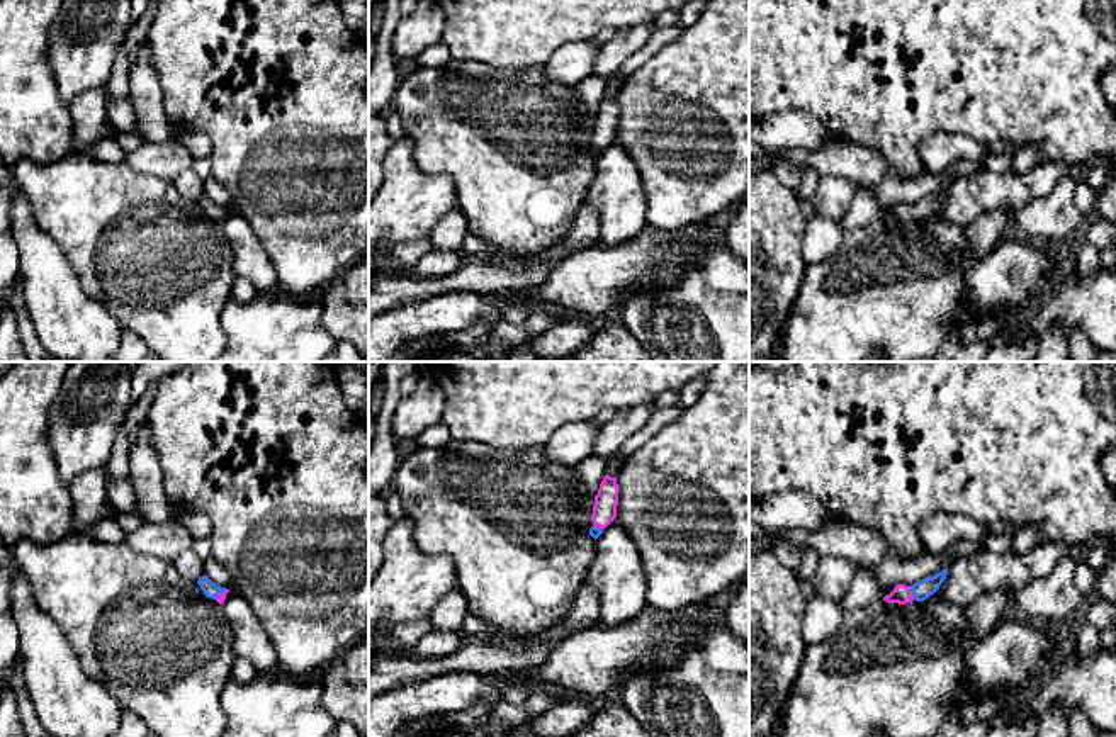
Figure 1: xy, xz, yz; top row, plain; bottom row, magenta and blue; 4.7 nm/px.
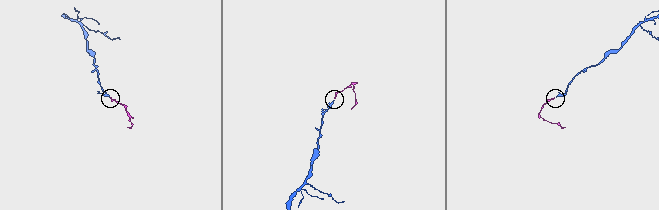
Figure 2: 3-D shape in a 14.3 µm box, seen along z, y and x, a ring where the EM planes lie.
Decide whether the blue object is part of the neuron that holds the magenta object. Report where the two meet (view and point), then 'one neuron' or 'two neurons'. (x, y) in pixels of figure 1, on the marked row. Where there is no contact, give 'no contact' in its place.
meets magenta in yz at (911, 593); one neuron

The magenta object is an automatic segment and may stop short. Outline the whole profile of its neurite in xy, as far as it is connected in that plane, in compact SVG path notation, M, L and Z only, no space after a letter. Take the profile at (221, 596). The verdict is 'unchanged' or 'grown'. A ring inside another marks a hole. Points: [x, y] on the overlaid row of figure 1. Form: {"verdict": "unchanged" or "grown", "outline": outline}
{"verdict": "grown", "outline": "M202 576L197 584L200 586L200 589L204 591L204 594L211 599L216 599L219 605L224 603L226 594L229 593L229 589L217 586L216 582L212 582L207 576Z"}

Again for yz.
{"verdict": "grown", "outline": "M948 567L933 577L914 582L912 586L897 584L893 591L883 598L883 601L899 605L912 603L914 599L924 601L939 589L946 574Z"}

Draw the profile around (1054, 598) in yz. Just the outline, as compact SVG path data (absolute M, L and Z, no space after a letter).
M1067 555L1057 562L1050 574L1024 584L1014 599L1029 620L1058 625L1063 623L1082 601L1075 582L1077 562Z

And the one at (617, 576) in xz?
M618 518L603 528L595 547L586 586L600 598L600 628L613 630L647 608L645 574L640 554Z

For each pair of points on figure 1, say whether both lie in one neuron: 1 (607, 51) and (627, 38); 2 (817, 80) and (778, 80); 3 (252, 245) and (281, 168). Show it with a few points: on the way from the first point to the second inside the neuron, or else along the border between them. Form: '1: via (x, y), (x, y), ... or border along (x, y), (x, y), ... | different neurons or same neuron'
1: via (612, 51), (622, 43) | same neuron
2: via (807, 80), (789, 80) | same neuron
3: border along (230, 209), (248, 225), (274, 270) | different neurons

